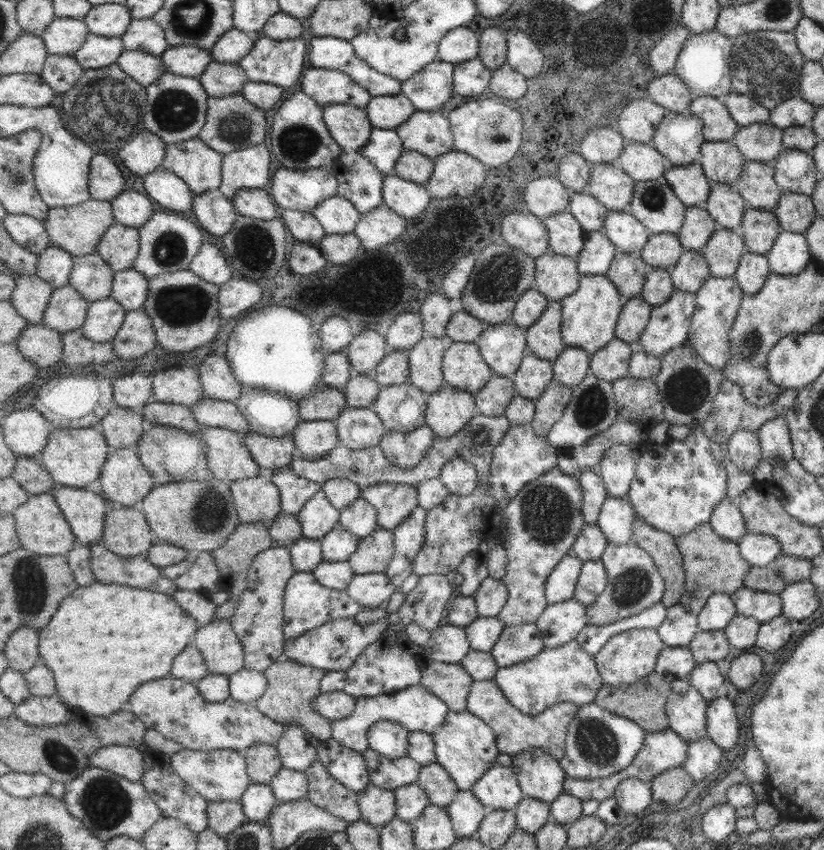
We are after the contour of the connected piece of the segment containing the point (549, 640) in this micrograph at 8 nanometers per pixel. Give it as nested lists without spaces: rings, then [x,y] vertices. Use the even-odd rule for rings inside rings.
[[[575,598],[547,605],[536,622],[545,646],[557,649],[575,641],[588,625],[587,609],[588,605]]]

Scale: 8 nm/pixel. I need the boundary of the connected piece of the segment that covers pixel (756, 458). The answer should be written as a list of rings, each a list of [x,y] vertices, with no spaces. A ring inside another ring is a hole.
[[[739,429],[729,435],[723,445],[724,455],[732,463],[751,474],[752,469],[762,460],[761,443],[756,433]]]

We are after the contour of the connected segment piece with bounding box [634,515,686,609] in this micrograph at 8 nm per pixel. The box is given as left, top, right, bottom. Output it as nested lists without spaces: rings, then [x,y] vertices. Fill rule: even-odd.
[[[637,515],[634,542],[654,558],[658,571],[666,579],[667,590],[662,603],[668,609],[679,605],[681,597],[686,593],[686,569],[675,536],[647,524]]]

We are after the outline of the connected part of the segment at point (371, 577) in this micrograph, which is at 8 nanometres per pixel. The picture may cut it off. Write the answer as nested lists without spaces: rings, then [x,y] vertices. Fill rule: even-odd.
[[[385,573],[356,574],[347,588],[348,593],[364,608],[375,609],[384,606],[390,600],[392,594],[399,590]]]

